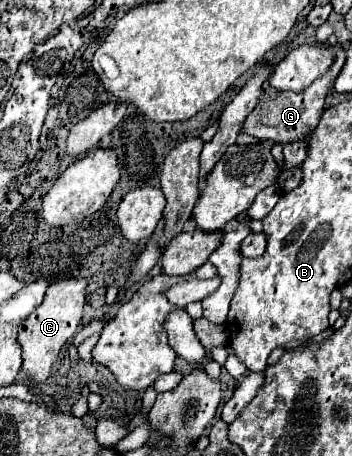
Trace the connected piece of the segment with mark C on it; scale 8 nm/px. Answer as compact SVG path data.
M75 278L51 284L45 292L43 304L21 322L19 326L19 344L23 350L21 370L27 372L29 380L33 380L35 384L43 384L51 376L53 364L57 362L61 348L75 336L85 308L85 286L87 286L85 280Z

